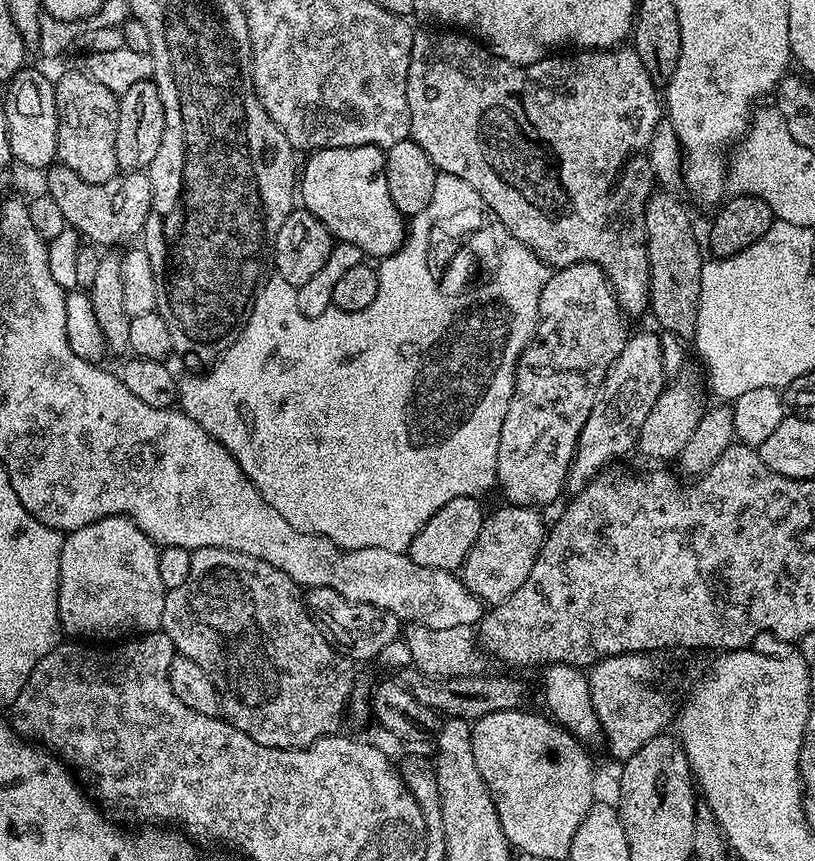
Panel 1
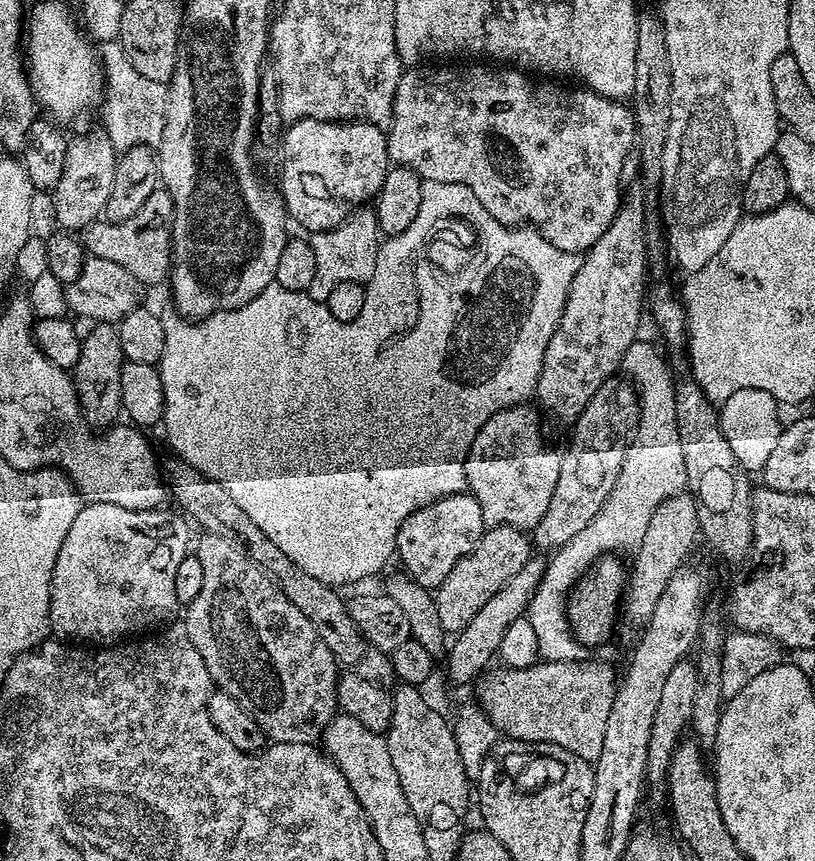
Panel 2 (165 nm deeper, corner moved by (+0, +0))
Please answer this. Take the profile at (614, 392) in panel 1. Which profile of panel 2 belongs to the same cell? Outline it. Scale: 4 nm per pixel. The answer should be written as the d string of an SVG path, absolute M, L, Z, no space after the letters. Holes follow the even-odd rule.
M610 378L602 382L602 386L590 398L586 410L571 425L572 441L568 449L563 449L558 470L558 482L554 482L554 494L550 494L550 506L546 506L546 514L542 514L542 522L538 522L536 528L531 529L530 539L537 549L548 548L555 550L566 546L574 534L586 530L603 513L604 503L608 501L612 487L616 485L618 474L622 470L624 455L628 449L628 442L636 430L636 424L640 420L640 398L637 389L627 379Z

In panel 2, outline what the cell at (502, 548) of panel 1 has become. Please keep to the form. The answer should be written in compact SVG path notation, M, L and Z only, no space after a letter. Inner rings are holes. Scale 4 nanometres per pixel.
M498 526L488 528L482 534L478 546L466 554L466 558L458 558L454 570L446 574L446 582L442 582L440 587L435 589L434 599L438 610L438 622L443 626L445 633L455 634L460 632L522 566L533 555L534 545L527 535L519 528L510 526Z

